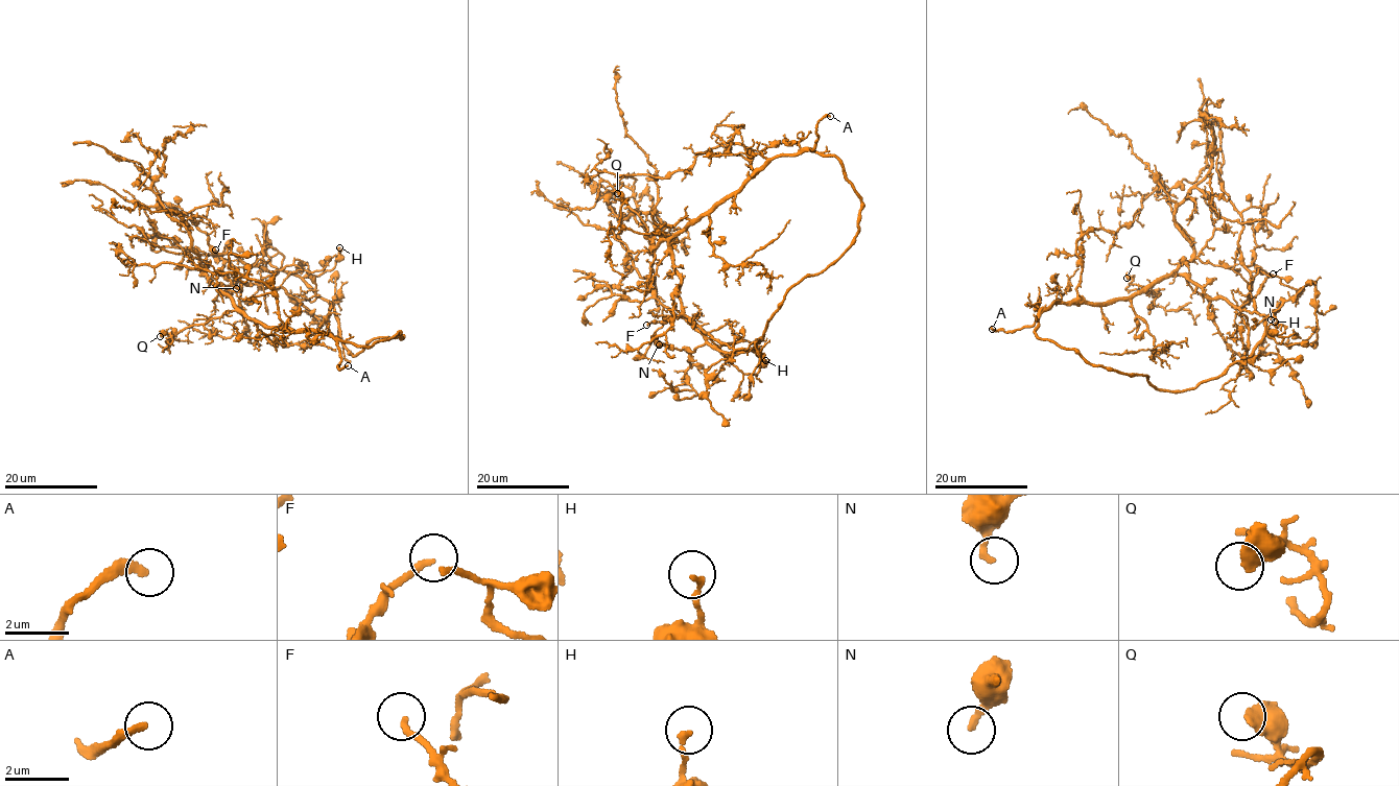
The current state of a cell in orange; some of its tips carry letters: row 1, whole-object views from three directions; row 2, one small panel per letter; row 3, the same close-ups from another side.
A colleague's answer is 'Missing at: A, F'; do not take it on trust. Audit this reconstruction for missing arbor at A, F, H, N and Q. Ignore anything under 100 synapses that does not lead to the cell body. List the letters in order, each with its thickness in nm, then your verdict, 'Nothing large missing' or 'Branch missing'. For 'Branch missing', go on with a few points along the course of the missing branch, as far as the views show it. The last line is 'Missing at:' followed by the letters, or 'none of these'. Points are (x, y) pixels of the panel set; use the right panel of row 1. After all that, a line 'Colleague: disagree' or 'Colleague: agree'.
A: Thickness 280 nm. Branch missing. Course of what is missing: (992, 329), (995, 337), (952, 401), (945, 400), (985, 305), (965, 280)
F: Thickness 180 nm. Nothing large missing
H: Thickness 170 nm. Nothing large missing
N: Thickness 200 nm. Nothing large missing
Q: Thickness 500 nm. Nothing large missing
Missing at: A
Colleague: disagree

